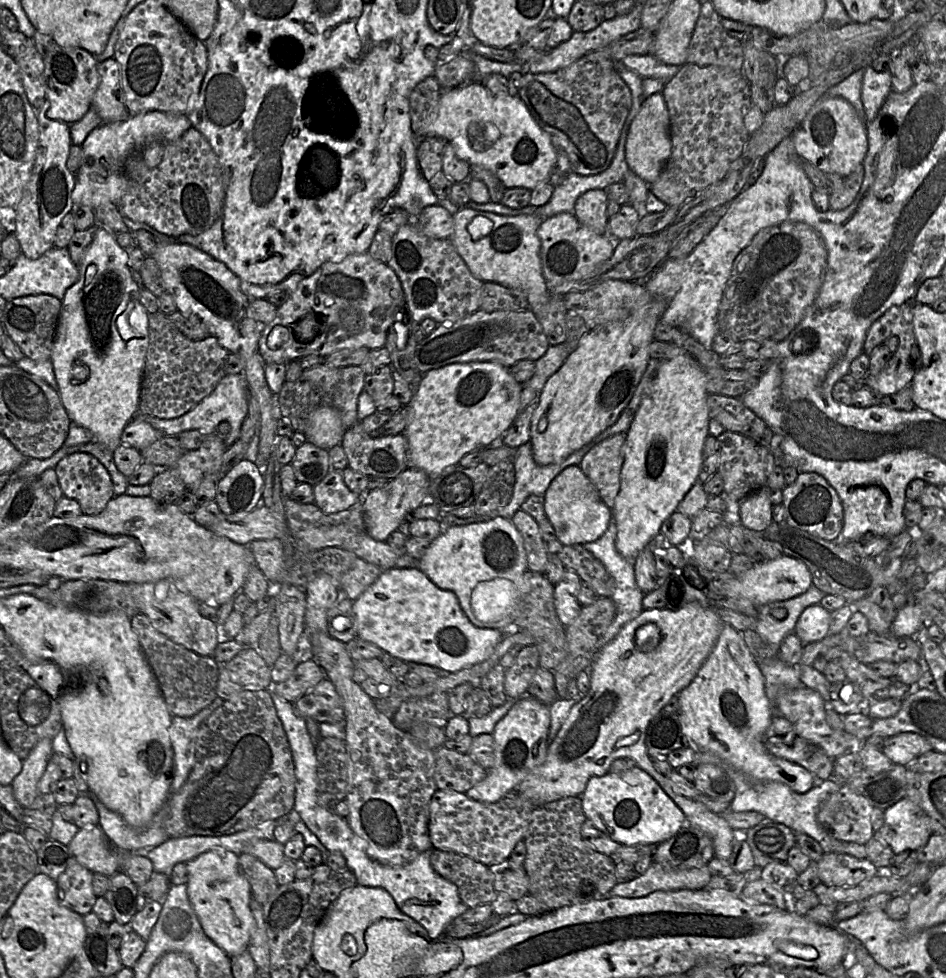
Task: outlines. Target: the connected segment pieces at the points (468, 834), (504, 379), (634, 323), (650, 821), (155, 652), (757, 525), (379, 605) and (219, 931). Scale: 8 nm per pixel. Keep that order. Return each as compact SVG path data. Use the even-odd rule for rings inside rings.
M437 789L429 805L429 837L433 848L449 850L491 866L509 858L515 845L523 840L536 807L517 792L510 792L493 803L470 799L465 793Z
M480 361L468 363L453 363L441 368L431 370L423 374L420 386L408 405L408 422L404 431L404 436L408 442L408 467L414 467L424 471L428 476L436 476L445 468L458 464L460 459L466 454L475 450L482 450L488 446L496 444L501 435L510 427L515 417L519 413L520 394L522 385L518 383L511 375L509 368L496 362Z
M654 298L625 320L601 324L584 334L576 349L549 377L538 394L539 403L531 418L529 441L533 459L538 465L549 465L564 460L616 422L629 404L646 371L650 359L649 346L654 341L656 326L665 309L666 303Z
M637 766L617 774L591 777L580 798L586 818L621 846L659 845L676 834L686 821L682 809L658 782Z
M138 613L131 618L143 653L159 683L168 710L174 716L192 717L210 705L215 698L219 668L213 657L201 656L177 644L159 632L151 620Z
M765 486L752 492L740 502L742 526L750 530L762 531L773 523L771 494L772 491Z
M393 567L382 570L376 581L353 601L357 637L372 642L405 662L458 672L487 659L503 637L502 631L474 626L460 607L456 595L439 588L418 568Z
M224 848L206 851L186 863L187 894L204 933L230 958L248 950L253 927L251 886L239 866L239 856Z

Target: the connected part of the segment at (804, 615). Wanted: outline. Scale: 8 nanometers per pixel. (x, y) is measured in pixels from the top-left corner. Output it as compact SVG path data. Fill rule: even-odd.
M820 604L811 605L801 613L794 633L803 644L819 641L829 634L829 613Z

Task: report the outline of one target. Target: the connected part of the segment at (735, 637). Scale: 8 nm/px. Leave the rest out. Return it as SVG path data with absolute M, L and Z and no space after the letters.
M724 623L711 653L677 698L683 732L699 748L725 758L755 781L780 782L797 793L806 793L814 786L815 777L806 768L768 752L765 734L774 715L773 703L766 695L762 671L747 648L742 633L729 624Z

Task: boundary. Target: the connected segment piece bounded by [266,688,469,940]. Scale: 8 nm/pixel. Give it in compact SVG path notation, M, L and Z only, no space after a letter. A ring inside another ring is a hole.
M266 688L266 690L269 691L271 698L274 702L274 705L275 705L275 708L277 711L277 715L278 715L280 721L282 722L283 728L285 730L285 733L287 735L287 739L288 739L288 742L289 742L289 745L291 748L292 756L293 756L293 762L294 762L294 767L295 767L295 777L296 777L295 801L294 801L293 809L299 814L301 820L306 824L306 826L309 828L309 830L320 840L320 842L327 848L327 850L329 852L330 851L339 851L343 854L343 856L346 859L347 868L349 868L356 876L357 884L362 885L362 886L368 886L368 887L380 887L380 888L387 890L390 893L390 895L393 897L398 908L404 914L406 914L407 916L409 916L410 918L415 920L417 923L419 923L427 931L429 937L432 940L438 940L439 938L441 938L443 936L443 934L445 933L449 924L457 916L461 915L462 913L464 913L465 911L467 911L469 909L469 907L465 903L463 903L462 900L460 899L457 886L454 883L452 883L452 882L446 880L445 878L443 878L442 876L440 876L437 872L435 872L435 870L431 866L431 862L430 862L431 850L422 852L416 858L414 858L412 861L410 861L406 864L403 864L403 865L389 865L389 864L384 864L384 863L381 863L381 862L378 862L378 861L372 859L364 850L363 843L356 837L355 833L352 831L351 827L349 826L347 818L341 817L341 816L337 815L335 812L333 812L332 809L324 808L318 804L318 802L317 802L317 768L316 768L317 760L316 760L316 755L315 755L315 746L308 733L306 720L305 720L305 718L296 714L296 711L294 710L292 703L286 701L285 699L281 699L276 693L274 693L273 691L270 691L268 688Z

